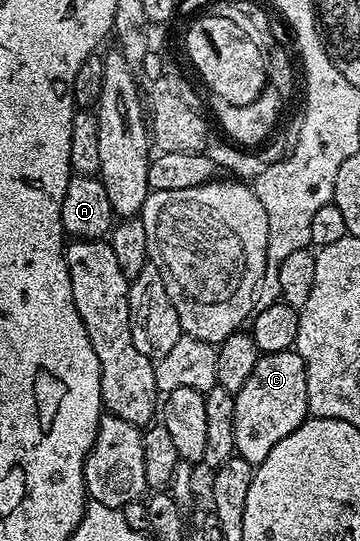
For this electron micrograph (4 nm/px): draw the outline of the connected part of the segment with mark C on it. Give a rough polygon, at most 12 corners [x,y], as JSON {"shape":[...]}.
{"shape":[[261,353],[236,394],[236,453],[253,467],[307,421],[306,363]]}

